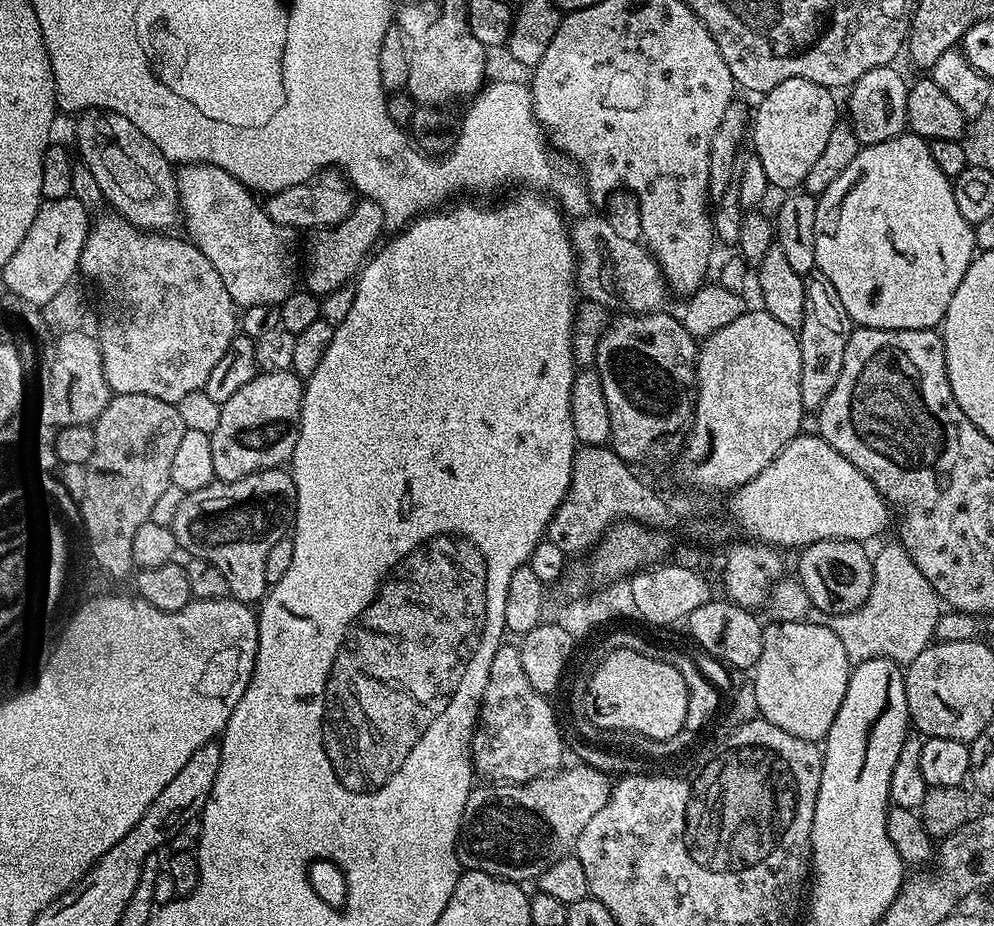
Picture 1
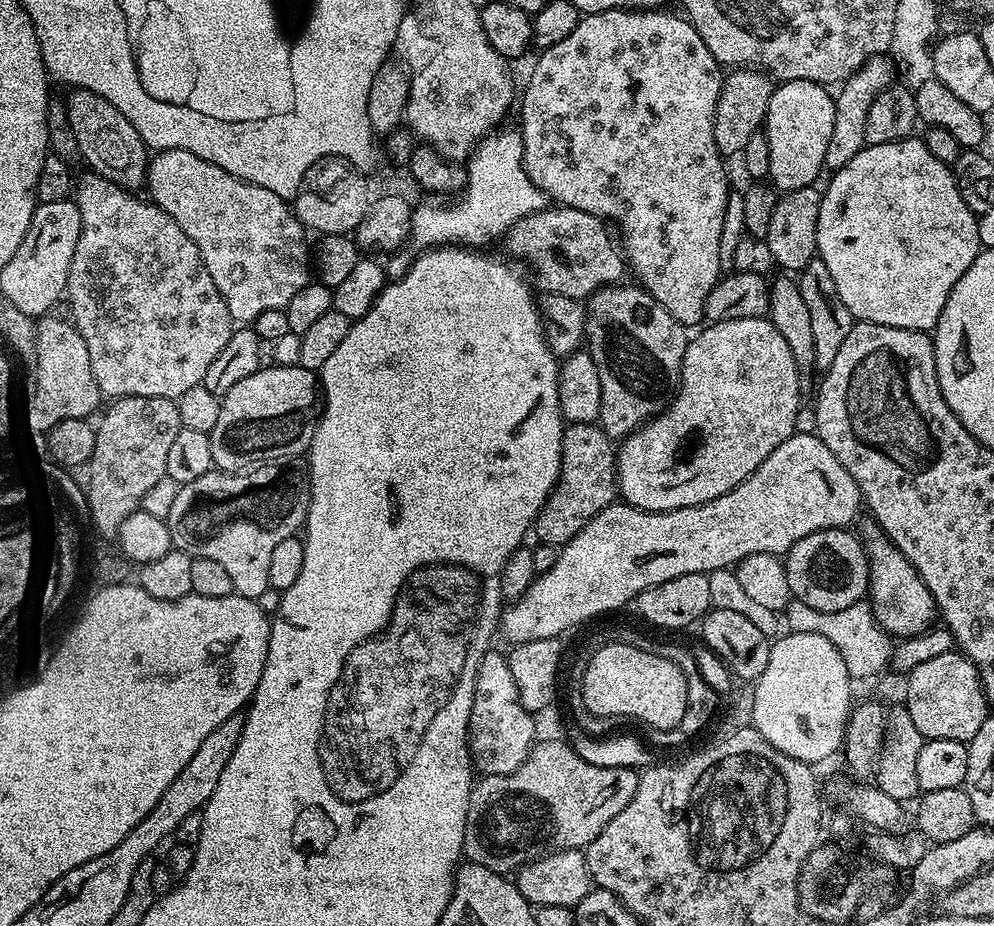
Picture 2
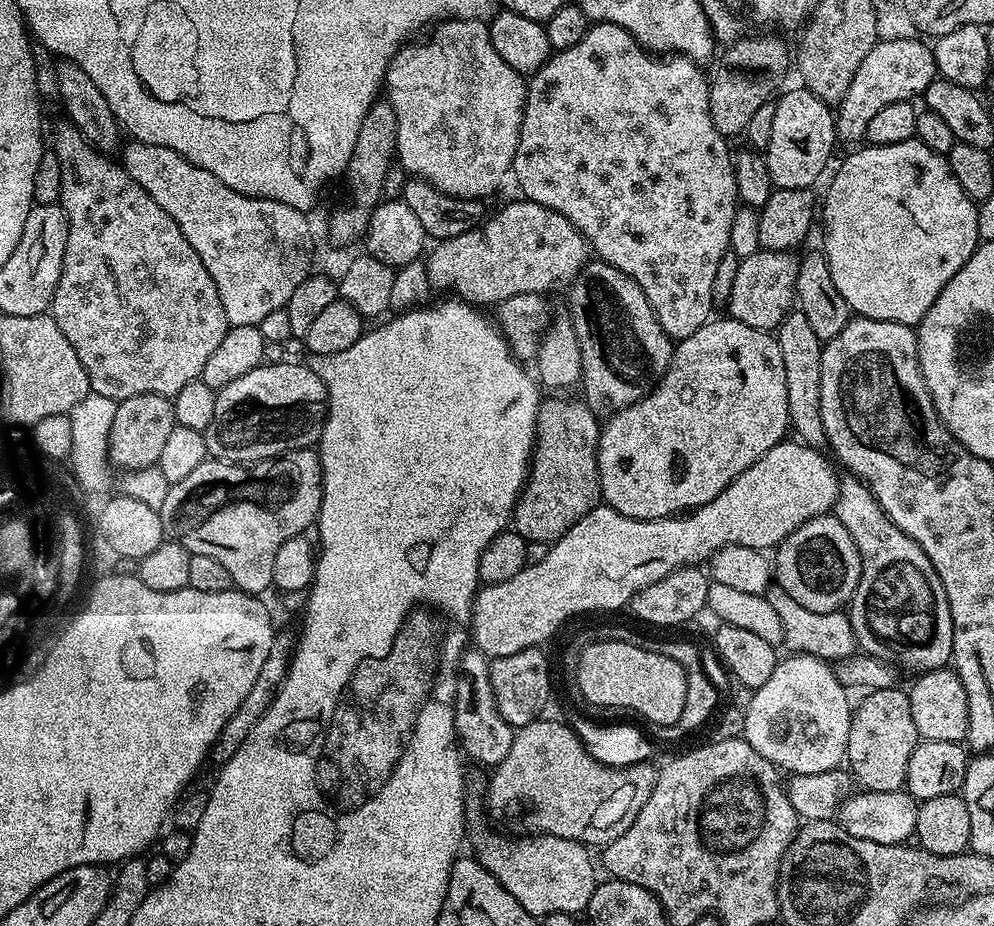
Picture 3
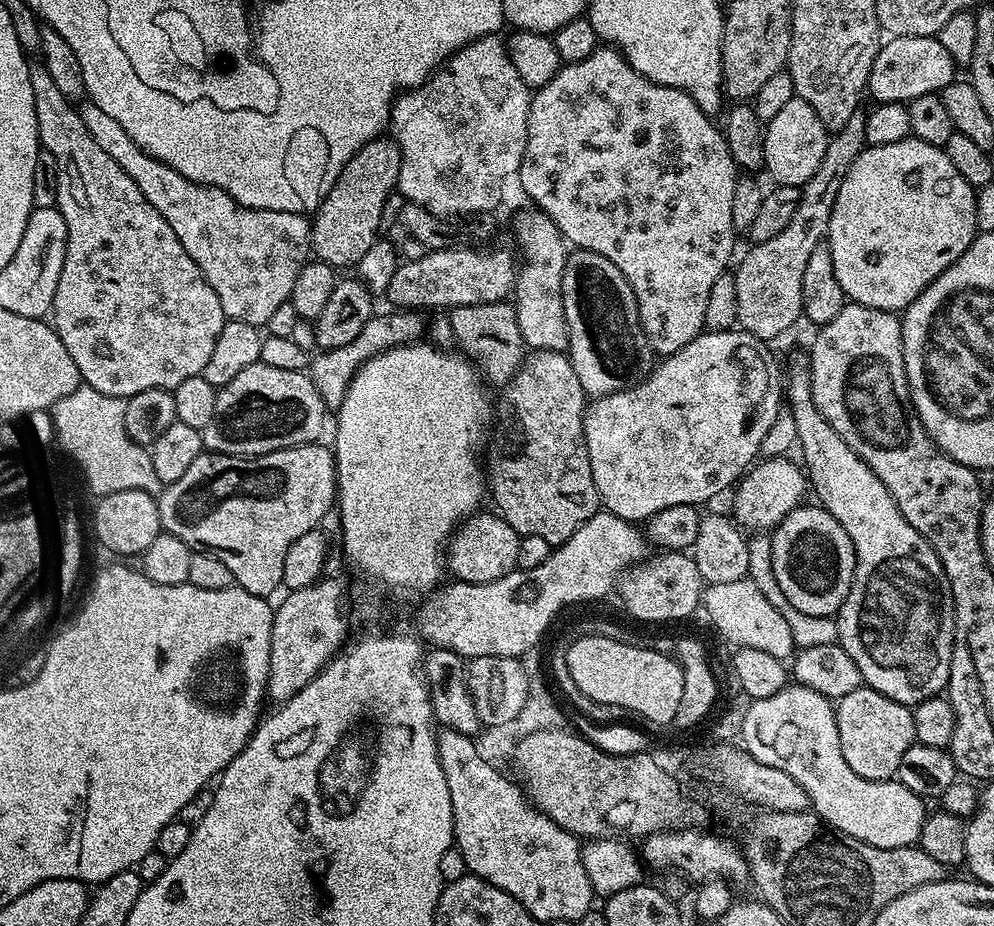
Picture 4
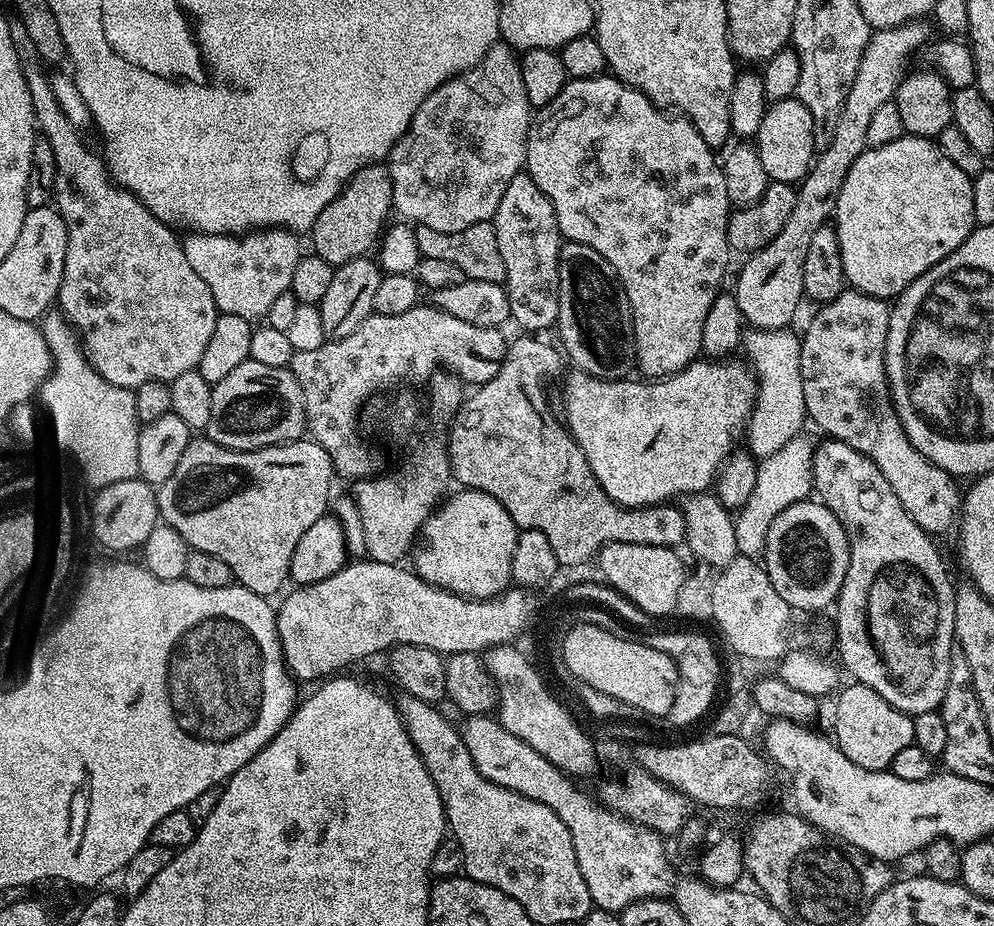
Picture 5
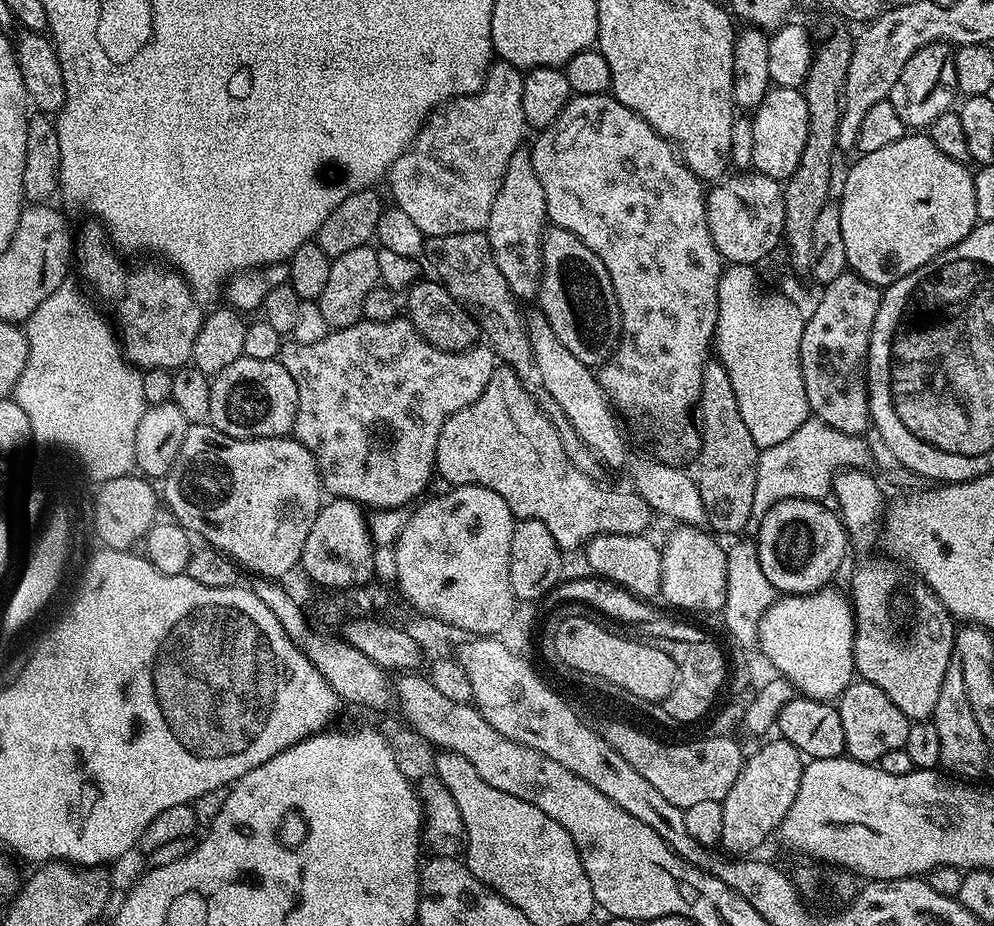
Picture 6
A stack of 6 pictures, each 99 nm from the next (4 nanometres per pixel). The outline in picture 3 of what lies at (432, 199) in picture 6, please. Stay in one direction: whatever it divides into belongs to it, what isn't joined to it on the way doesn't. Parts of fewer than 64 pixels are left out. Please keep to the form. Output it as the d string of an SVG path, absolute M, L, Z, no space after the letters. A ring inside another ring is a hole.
M452 18L447 22L437 23L436 26L437 28L425 40L417 39L415 42L405 44L399 52L394 54L394 58L388 64L386 99L392 105L394 118L396 119L398 163L405 169L409 177L425 180L427 184L432 184L439 192L444 192L448 196L457 196L460 200L480 200L485 198L484 196L490 195L503 182L504 175L507 177L511 173L512 159L518 150L518 138L522 130L524 99L528 93L526 80L521 73L514 71L510 66L506 66L506 62L502 62L498 50L494 50L494 42L490 42L488 24L483 19Z

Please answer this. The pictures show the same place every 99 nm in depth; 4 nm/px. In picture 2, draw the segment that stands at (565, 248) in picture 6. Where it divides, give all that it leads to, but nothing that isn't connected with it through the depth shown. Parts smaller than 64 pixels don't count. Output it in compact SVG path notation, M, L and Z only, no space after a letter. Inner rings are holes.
M621 282L618 284L609 284L606 288L599 288L593 295L589 296L586 301L586 319L584 322L584 334L586 337L586 351L594 358L594 362L598 366L598 382L602 382L602 406L600 407L600 418L598 421L599 428L606 433L614 442L619 442L628 436L636 429L644 425L645 420L652 419L660 412L664 411L672 399L676 397L677 392L680 391L680 371L682 370L682 358L686 354L686 346L690 339L685 325L679 324L668 311L666 311L660 303L649 293L644 291L639 286L631 288L628 282Z

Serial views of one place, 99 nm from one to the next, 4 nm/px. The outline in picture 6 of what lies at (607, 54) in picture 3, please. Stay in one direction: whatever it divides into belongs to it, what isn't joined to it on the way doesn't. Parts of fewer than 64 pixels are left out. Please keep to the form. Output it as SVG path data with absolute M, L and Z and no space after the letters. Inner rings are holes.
M611 94L599 96L573 95L568 105L562 110L560 117L552 123L551 128L543 129L540 136L530 144L534 174L538 174L538 182L542 182L542 194L546 198L546 210L549 221L555 227L570 230L606 266L610 274L610 282L614 286L614 294L618 298L620 307L620 344L616 353L607 364L599 365L598 379L602 390L612 401L612 407L622 414L644 436L649 436L656 445L651 454L657 461L675 466L687 465L687 460L695 461L700 455L700 432L694 423L694 416L688 411L697 407L700 391L702 391L702 370L710 359L710 345L716 335L716 319L718 318L718 290L720 289L720 273L722 271L722 257L714 246L714 238L710 234L708 225L708 201L706 199L706 184L690 171L680 158L680 153L667 138L658 133L645 122L634 110L630 110L618 102Z

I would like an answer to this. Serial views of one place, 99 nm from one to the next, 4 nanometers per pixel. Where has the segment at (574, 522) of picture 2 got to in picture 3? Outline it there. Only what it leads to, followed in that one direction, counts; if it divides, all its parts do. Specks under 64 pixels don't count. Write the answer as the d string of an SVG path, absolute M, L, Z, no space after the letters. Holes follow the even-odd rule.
M548 398L541 403L540 417L536 423L536 446L530 461L528 483L516 501L514 530L524 540L551 545L574 522L578 522L591 508L601 503L600 472L596 469L596 447L600 445L601 421L588 409L583 399Z

